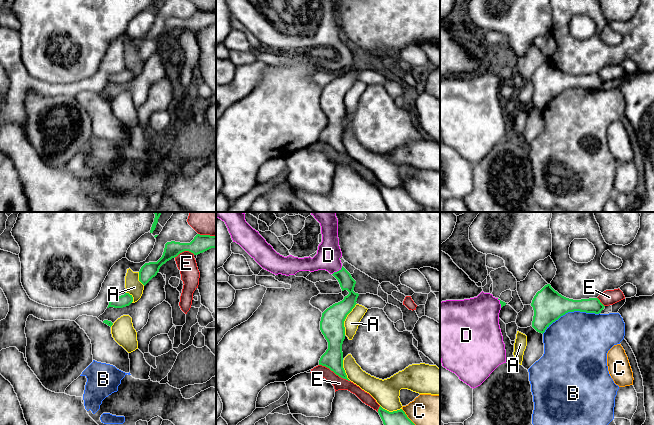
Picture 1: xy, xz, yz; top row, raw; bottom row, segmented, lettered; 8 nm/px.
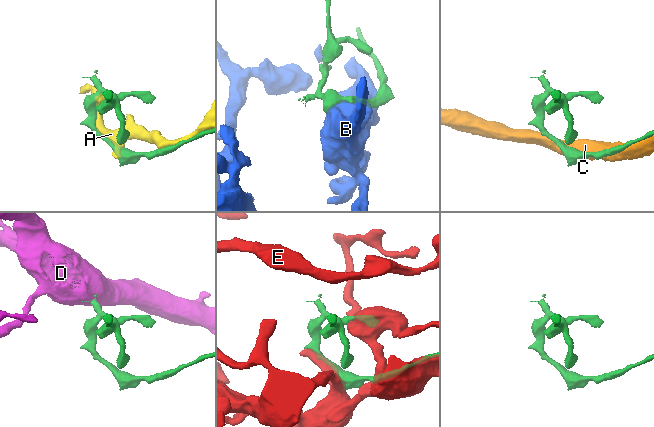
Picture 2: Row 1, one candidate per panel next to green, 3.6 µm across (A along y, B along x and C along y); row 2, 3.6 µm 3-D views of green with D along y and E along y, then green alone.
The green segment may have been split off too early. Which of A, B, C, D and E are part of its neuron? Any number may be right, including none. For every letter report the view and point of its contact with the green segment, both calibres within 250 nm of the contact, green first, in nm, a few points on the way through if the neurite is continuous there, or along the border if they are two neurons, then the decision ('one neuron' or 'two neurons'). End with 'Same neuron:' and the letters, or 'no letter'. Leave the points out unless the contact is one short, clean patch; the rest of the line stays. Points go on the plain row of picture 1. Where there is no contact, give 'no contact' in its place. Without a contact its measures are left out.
A: meets green in xz at (345, 94); 190 nm thick on the green side, 120 nm on the other; two neurons
B: meets green in yz at (570, 87); 260 nm thick on the green side, 480 nm on the other; two neurons
C: meets green in xz at (411, 197); 240 nm thick on the green side, 320 nm on the other; two neurons
D: meets green in xz at (337, 47); 120 nm thick on the green side, 190 nm on the other; runs through xz (346, 58), (337, 47), (328, 35), (328, 31); one neuron
E: meets green in xz at (334, 148); 160 nm thick on the green side, 100 nm on the other; two neurons
Same neuron: D

